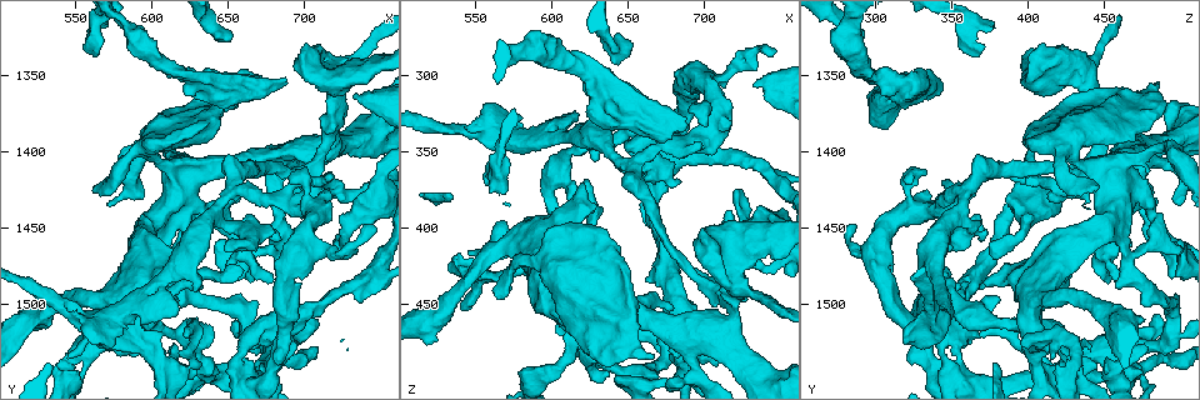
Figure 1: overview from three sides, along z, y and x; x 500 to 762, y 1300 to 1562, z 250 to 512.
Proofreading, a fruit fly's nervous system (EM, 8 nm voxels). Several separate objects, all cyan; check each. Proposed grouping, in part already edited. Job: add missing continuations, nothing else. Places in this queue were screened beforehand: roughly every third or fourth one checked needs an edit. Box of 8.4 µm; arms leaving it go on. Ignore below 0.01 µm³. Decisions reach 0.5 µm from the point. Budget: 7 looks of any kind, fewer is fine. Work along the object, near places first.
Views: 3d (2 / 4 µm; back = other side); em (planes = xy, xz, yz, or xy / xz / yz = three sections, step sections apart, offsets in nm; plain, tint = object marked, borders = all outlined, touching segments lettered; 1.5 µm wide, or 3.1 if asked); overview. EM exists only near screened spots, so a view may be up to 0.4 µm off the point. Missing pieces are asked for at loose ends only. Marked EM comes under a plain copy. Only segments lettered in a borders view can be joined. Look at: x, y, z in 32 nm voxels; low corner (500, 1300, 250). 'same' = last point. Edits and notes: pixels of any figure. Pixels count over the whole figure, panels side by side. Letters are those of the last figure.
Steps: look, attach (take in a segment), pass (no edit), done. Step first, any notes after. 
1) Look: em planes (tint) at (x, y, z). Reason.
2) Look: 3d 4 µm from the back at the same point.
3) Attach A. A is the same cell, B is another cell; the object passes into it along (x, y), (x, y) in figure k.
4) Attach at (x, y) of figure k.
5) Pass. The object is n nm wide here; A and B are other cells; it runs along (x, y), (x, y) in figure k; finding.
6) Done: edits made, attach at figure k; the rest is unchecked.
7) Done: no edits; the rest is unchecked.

Look: em planes (borders) at (560, 1424, 442). Free end.

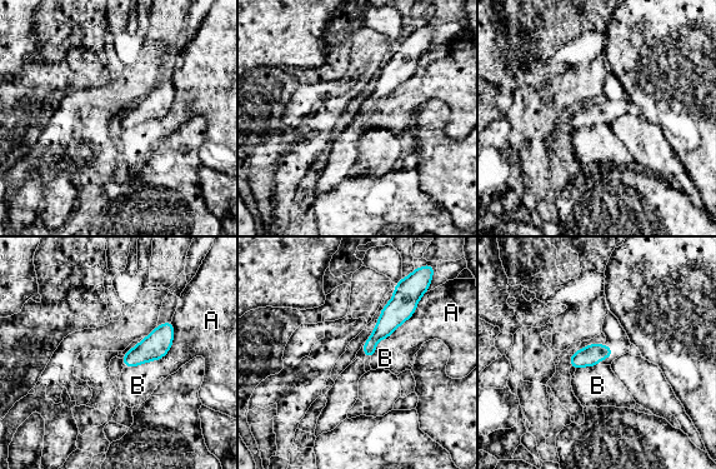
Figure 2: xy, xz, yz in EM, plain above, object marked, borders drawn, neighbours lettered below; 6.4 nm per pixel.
Pass. A and B are other cells; no lettered segment goes on from it.

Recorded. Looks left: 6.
Look: 3d 2 µm at (690, 1354, 332). An open end.

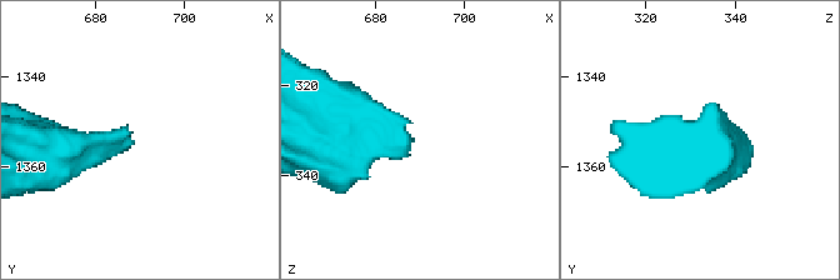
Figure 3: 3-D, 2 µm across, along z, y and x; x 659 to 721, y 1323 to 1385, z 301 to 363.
Look: em yz step 8 (borders) at (688, 1353, 332). Now the EM.

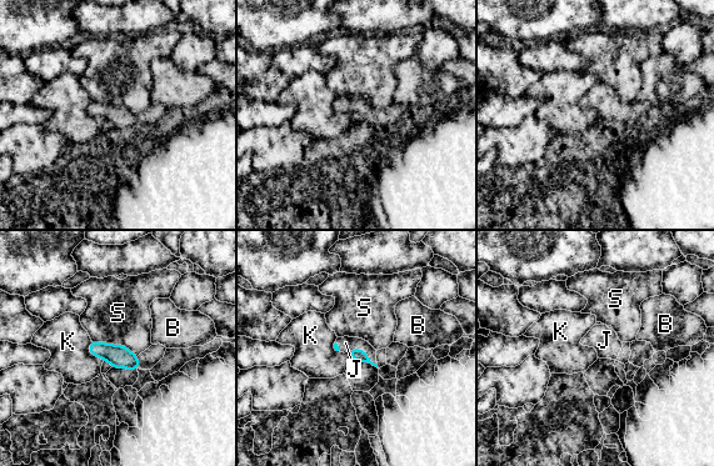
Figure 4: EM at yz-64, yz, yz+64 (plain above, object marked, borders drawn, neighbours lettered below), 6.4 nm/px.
Look: em planes (borders) at the same point. Another direction.

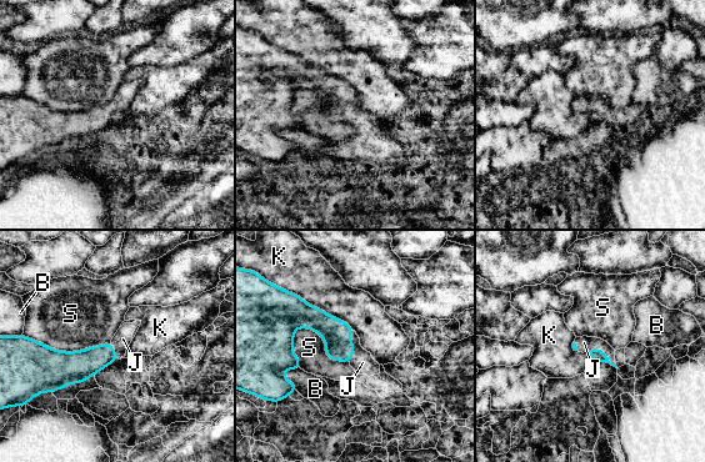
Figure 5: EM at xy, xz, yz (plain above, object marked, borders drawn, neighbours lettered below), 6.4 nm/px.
Attach J. The longest contact is with K, 500 nm; J is the same cell, B, K and S are other cells; it goes on there.

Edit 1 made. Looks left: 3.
Look: overview. See it whole again.

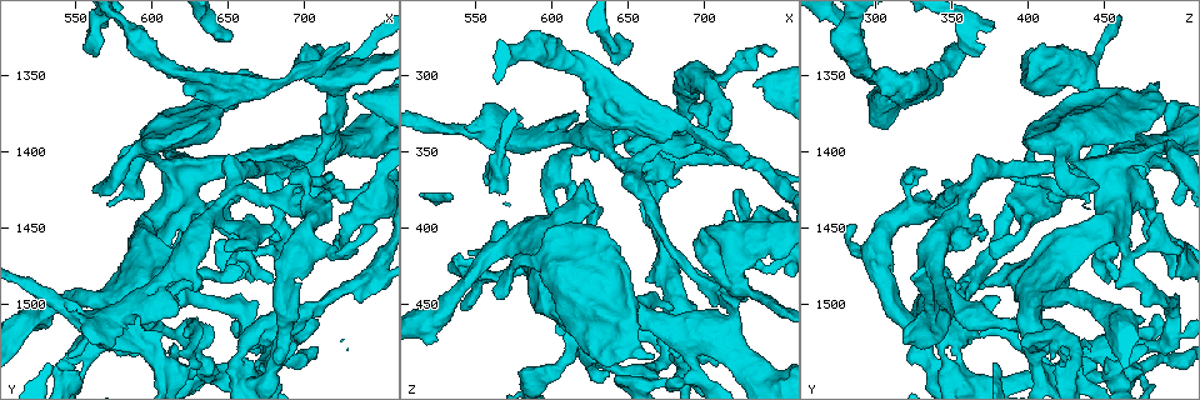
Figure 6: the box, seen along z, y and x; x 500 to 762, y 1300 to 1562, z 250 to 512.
Look: em xy step 8 (tint) at (652, 1324, 276). Long arm stops here.

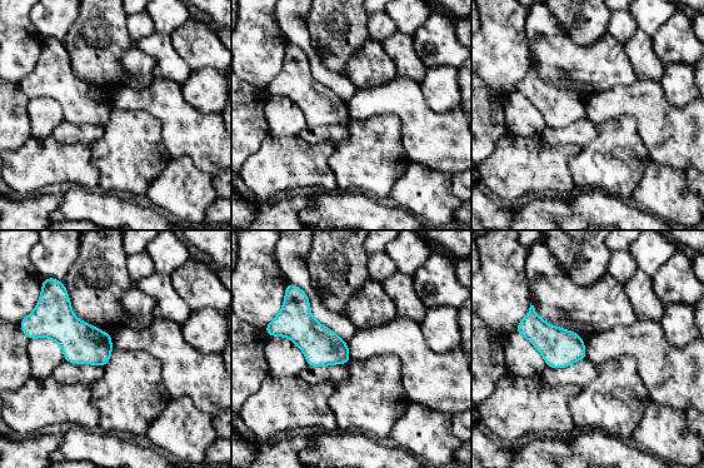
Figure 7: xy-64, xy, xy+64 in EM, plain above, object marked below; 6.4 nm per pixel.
Look: em yz step 8 (borders) at the same point. Cut it another way.

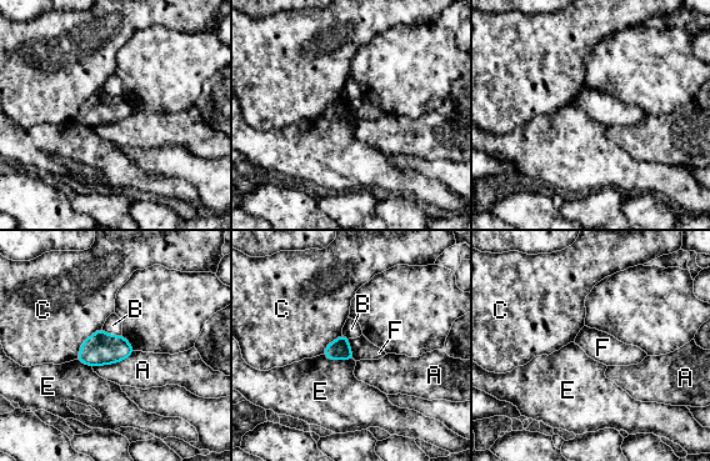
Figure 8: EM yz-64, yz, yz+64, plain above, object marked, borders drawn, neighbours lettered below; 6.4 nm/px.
Pass. The object is 130 nm wide here; A, B, C, E and F are other cells; a border runs along (101, 327), (83, 342), (75, 359) in figure 8; no lettered segment goes on from it.

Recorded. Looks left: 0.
Done: edits made, attach at figure 5; the rest is unchecked.

